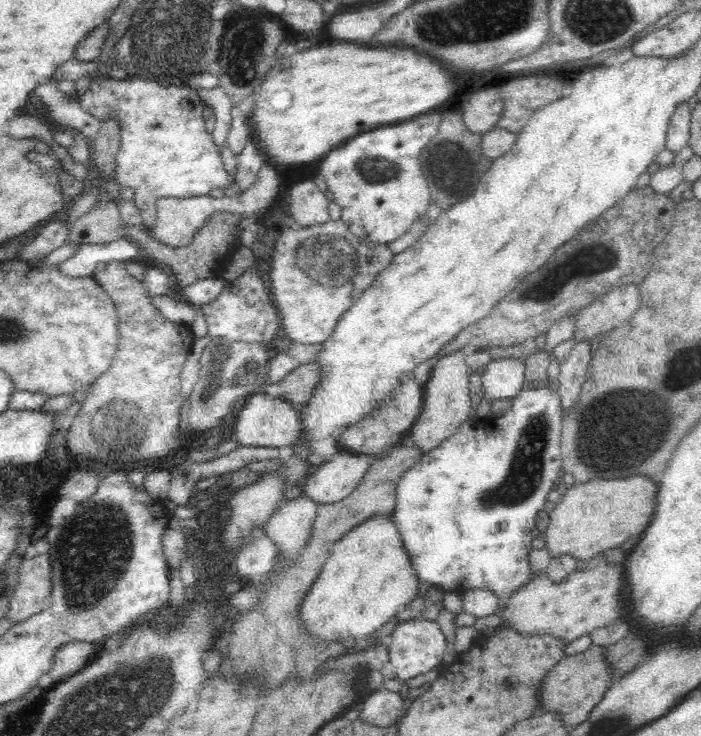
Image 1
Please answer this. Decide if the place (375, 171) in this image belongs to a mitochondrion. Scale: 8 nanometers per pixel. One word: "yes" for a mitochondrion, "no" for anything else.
yes

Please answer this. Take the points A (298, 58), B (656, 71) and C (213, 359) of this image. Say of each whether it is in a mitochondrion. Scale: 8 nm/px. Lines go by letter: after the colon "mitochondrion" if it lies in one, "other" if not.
A: other
B: other
C: mitochondrion

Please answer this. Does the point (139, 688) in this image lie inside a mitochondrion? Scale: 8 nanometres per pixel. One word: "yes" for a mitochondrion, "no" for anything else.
yes

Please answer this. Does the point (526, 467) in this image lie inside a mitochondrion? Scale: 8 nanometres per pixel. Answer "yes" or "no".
yes

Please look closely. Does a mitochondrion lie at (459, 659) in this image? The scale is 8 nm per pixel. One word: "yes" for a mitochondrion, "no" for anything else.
no

